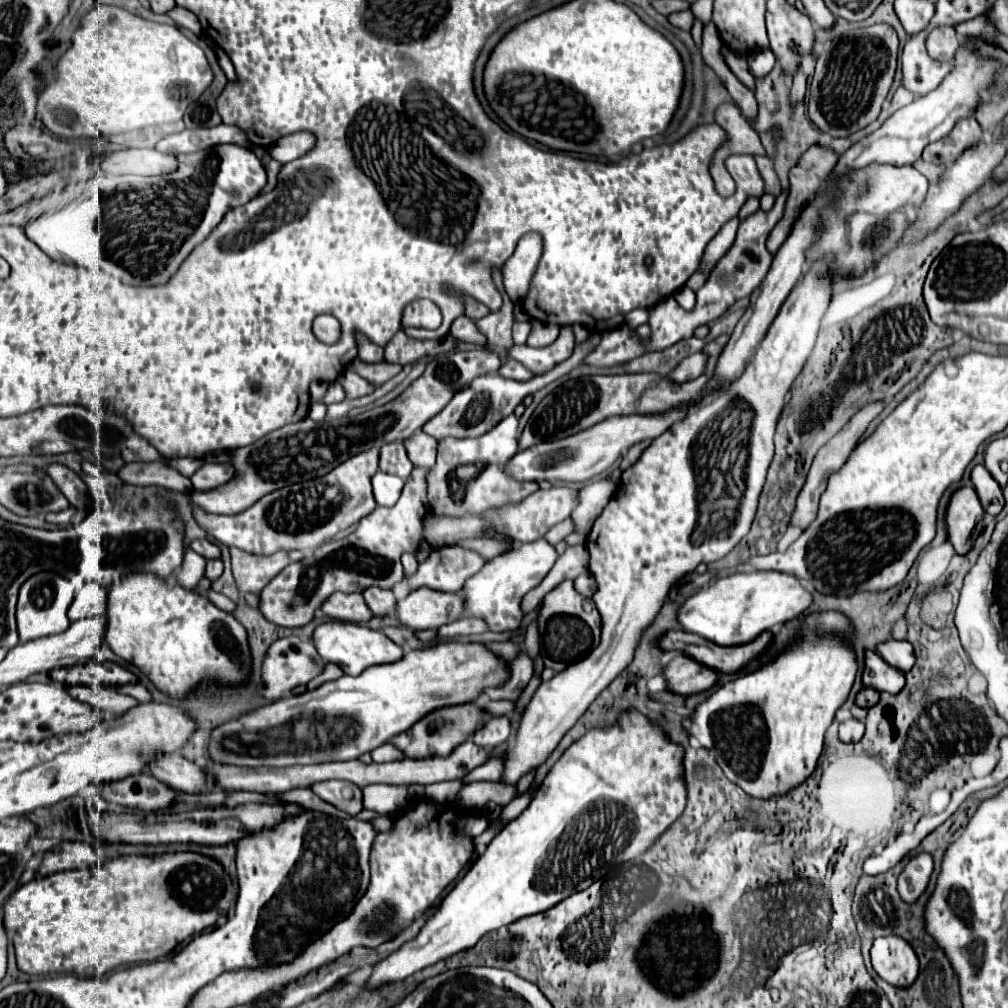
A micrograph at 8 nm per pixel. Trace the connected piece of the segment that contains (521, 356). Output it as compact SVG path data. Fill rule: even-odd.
M563 326L559 338L543 348L533 348L533 346L513 346L509 356L519 360L521 364L525 364L531 372L535 374L543 374L547 370L551 370L553 366L557 366L559 362L563 362L565 358L569 358L573 354L575 348L575 338L571 332L571 326Z

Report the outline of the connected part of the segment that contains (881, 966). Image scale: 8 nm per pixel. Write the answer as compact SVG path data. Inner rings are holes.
M897 934L877 938L871 948L871 964L875 972L893 986L909 986L919 974L919 962L909 942Z

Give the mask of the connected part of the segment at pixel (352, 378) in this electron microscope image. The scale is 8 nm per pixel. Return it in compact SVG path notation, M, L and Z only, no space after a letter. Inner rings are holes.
M347 368L337 380L343 384L343 388L345 388L349 399L359 398L372 392L372 385L369 384L369 382L365 382L365 380L363 380L357 372L353 372L351 368Z

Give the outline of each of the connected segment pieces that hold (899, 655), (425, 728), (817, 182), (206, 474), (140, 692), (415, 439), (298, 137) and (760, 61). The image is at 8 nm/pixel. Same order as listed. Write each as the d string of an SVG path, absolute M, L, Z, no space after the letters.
M887 640L883 644L877 646L877 654L883 656L883 660L887 664L891 664L893 668L901 670L901 672L909 672L915 664L915 650L911 646L911 642L907 640Z
M465 702L465 704L455 704L455 706L443 706L443 708L437 708L437 710L429 712L425 718L421 718L419 722L415 722L411 726L411 730L393 736L389 742L393 746L397 746L407 758L415 758L415 760L433 758L433 756L445 758L459 744L463 744L471 734L475 734L485 724L487 718L489 718L489 714L485 712L485 708L481 708L475 702Z
M813 146L803 154L803 158L799 160L799 166L795 166L789 172L791 188L789 188L789 196L787 196L785 214L767 238L767 250L771 254L775 254L779 250L779 246L785 242L795 218L801 214L801 210L809 202L809 198L813 198L815 192L821 188L823 180L827 180L835 162L837 162L837 154L833 154L831 150L827 150L823 146Z
M205 460L203 466L193 474L193 486L197 486L199 490L209 490L227 482L231 476L233 476L231 464Z
M125 684L125 686L117 686L123 694L137 698L139 702L151 702L151 694L143 684Z
M417 432L415 436L411 436L405 442L409 460L413 462L413 466L425 466L431 468L435 466L435 456L437 456L437 440L433 436L427 436L423 432Z
M295 132L295 134L289 134L289 136L283 136L279 138L279 142L275 142L269 152L275 160L287 164L295 158L301 158L303 154L307 154L313 146L315 146L315 136L311 132Z
M767 48L767 50L761 50L761 52L753 52L753 54L749 54L749 68L753 70L753 72L757 72L757 76L765 76L771 68L773 68L773 64L775 64L775 54Z

